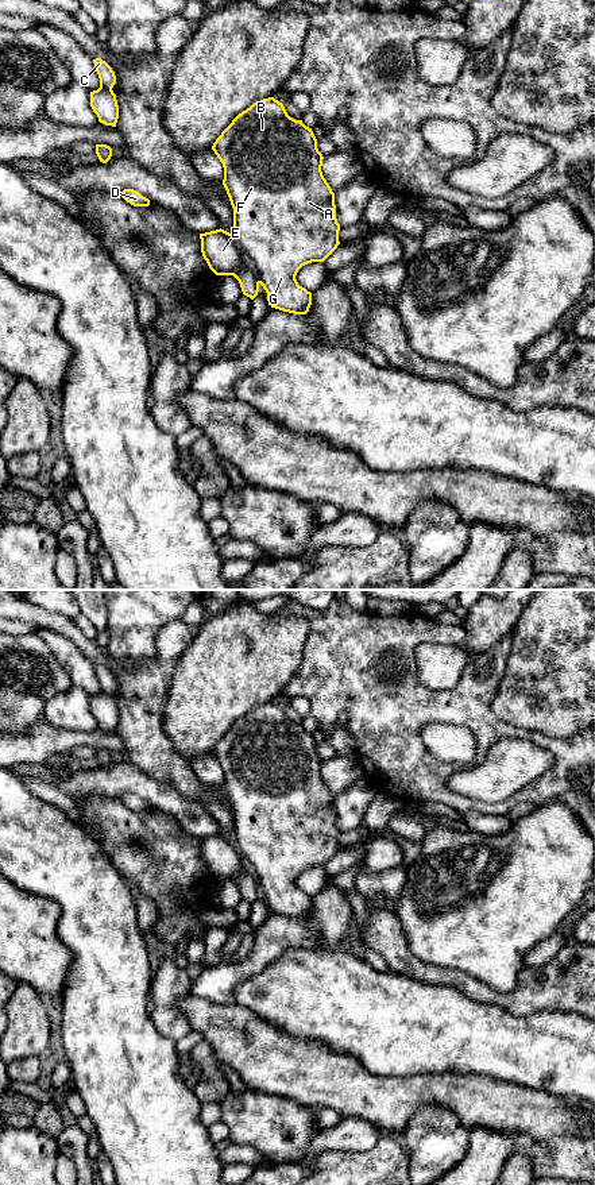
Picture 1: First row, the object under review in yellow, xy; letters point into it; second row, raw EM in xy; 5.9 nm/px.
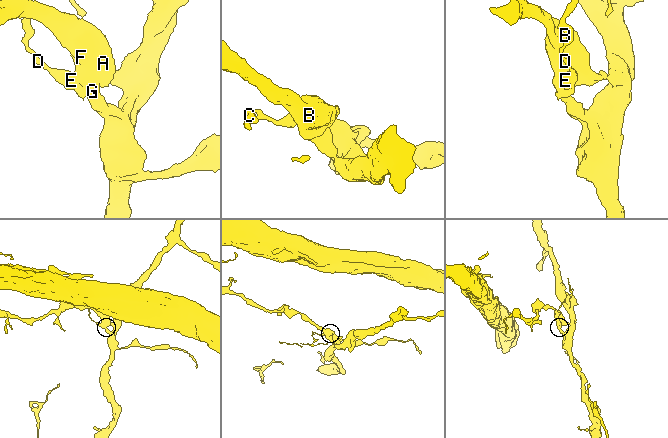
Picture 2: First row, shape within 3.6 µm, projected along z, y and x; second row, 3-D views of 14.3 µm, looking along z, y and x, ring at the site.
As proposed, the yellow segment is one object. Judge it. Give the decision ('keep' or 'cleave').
cleave

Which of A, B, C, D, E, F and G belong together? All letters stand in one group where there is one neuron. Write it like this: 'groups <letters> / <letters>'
groups A B F G / C D E

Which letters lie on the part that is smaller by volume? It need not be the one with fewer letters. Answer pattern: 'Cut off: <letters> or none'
Cut off: C, D, E

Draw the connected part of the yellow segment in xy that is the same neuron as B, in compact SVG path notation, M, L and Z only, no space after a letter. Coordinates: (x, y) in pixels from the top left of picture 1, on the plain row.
M268 702L239 718L216 744L212 754L224 772L223 790L233 812L232 839L266 895L268 908L283 916L306 919L312 898L298 889L295 880L308 868L324 866L340 849L335 798L322 780L324 761L312 733L290 722L282 707Z

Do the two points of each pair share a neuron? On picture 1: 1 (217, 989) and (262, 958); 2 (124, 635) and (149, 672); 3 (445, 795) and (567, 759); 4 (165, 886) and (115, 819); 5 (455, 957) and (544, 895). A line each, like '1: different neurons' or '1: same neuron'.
1: same neuron
2: different neurons
3: same neuron
4: same neuron
5: same neuron

